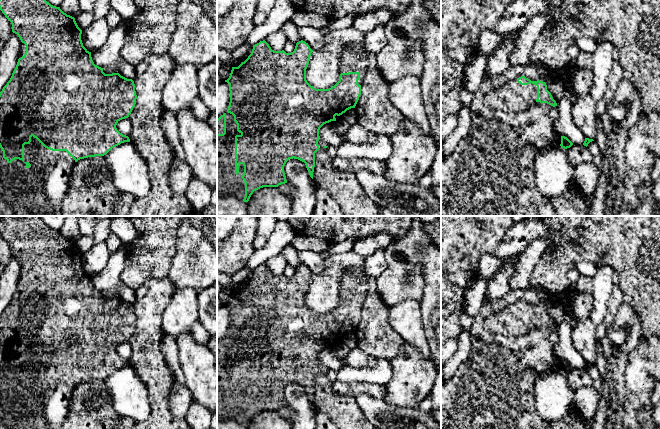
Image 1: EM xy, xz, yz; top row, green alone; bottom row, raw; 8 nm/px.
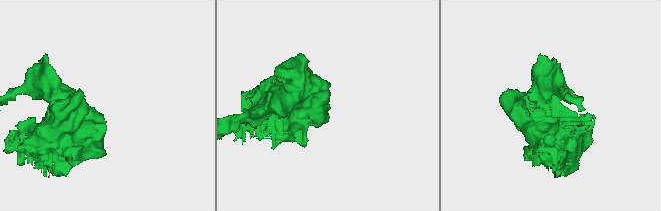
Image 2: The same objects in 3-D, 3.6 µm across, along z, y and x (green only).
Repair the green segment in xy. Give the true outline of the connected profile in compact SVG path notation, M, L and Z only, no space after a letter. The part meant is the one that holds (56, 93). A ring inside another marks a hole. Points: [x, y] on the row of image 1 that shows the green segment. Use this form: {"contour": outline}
{"contour": "M0 0L0 10L12 24L12 32L21 40L19 59L10 80L0 92L0 198L13 209L15 216L62 216L62 201L68 191L69 177L74 164L84 158L104 156L112 148L124 142L130 142L128 136L120 133L116 125L128 118L136 104L135 84L119 73L105 74L103 68L94 64L91 52L82 43L82 30L75 18L64 13L60 7L46 0Z"}

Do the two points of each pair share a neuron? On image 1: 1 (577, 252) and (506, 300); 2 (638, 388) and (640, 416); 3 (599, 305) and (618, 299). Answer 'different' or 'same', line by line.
1: different
2: same
3: different

